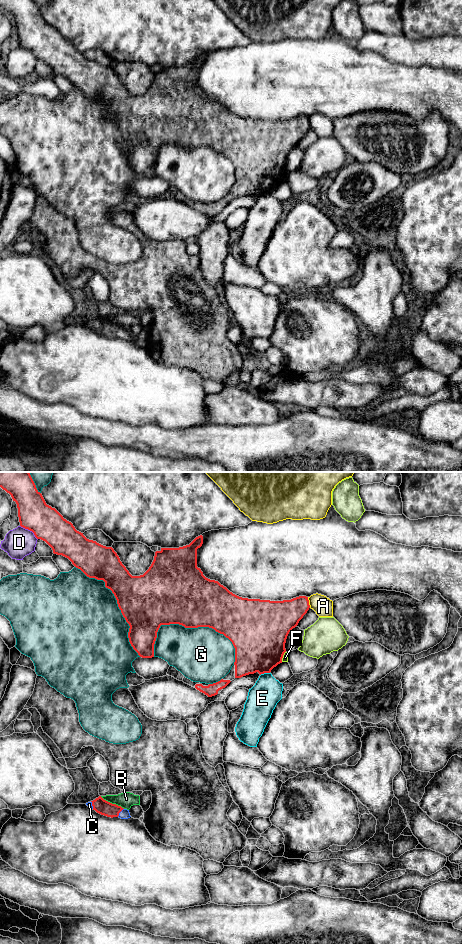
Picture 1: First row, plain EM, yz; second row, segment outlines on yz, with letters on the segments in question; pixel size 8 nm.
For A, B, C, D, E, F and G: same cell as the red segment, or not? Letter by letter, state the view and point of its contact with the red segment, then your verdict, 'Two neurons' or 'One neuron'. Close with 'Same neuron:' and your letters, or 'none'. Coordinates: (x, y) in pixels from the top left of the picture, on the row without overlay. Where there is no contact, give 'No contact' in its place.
A: Touches red at yz (308, 122). Two neurons
B: Touches red at yz (111, 323). Two neurons
C: Touches red at yz (120, 331). One neuron
D: Touches red at yz (30, 50). Two neurons
E: Touches red at yz (264, 192). Two neurons
F: Touches red at yz (282, 176). Two neurons
G: Touches red at yz (204, 146). Two neurons
Same neuron: C

